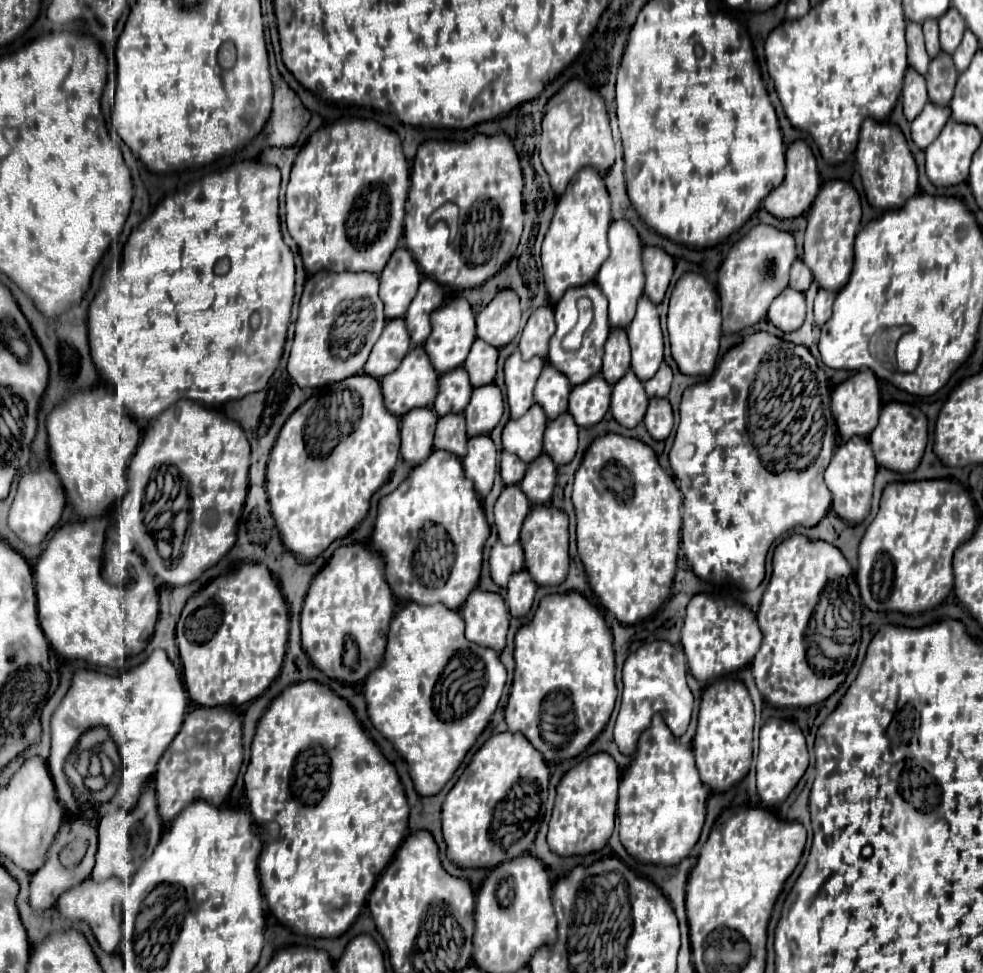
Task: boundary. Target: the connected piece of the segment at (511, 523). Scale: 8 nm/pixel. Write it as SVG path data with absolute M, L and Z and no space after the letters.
M519 484L505 486L495 502L495 524L499 540L503 544L513 544L519 540L519 530L529 514L529 500L525 498Z

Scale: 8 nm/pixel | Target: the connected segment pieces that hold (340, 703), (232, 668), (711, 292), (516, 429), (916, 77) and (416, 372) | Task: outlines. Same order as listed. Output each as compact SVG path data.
M297 682L297 686L289 686L289 690L283 690L265 710L261 716L261 722L257 722L257 730L251 742L251 762L245 772L245 794L249 800L249 810L259 826L259 834L265 842L265 848L259 858L259 876L261 876L261 892L271 908L271 912L287 924L293 932L297 934L307 934L307 936L317 936L317 938L337 938L341 936L359 916L359 912L365 906L365 900L369 892L373 890L377 878L381 876L383 868L391 862L395 850L401 846L405 832L407 832L407 816L409 816L409 806L407 798L403 792L403 784L397 776L395 766L383 756L379 746L367 736L363 726L359 724L351 704L337 696L329 686L319 684L319 682Z
M245 562L235 572L217 576L183 606L177 622L177 646L183 660L183 680L191 700L199 706L229 706L245 704L261 696L277 678L289 636L289 610L273 574L257 562Z
M685 272L675 284L669 300L667 330L671 354L683 374L689 376L709 376L715 370L719 356L719 338L721 338L721 312L717 302L715 286L697 272Z
M533 404L521 418L517 420L509 420L503 428L503 448L507 452L513 452L517 454L523 462L531 462L535 460L541 452L543 452L543 430L545 430L545 424L547 424L547 418L545 418L545 412L541 410L541 406Z
M909 66L905 74L905 86L903 86L903 112L909 122L923 110L927 100L929 96L925 90L925 76L917 74L917 70Z
M423 346L411 348L409 354L401 360L399 368L379 380L381 390L383 390L383 398L385 398L385 408L395 416L403 416L411 408L433 406L433 400L435 400L435 394L437 394L437 380L439 380L439 374L433 370L429 356L425 354Z

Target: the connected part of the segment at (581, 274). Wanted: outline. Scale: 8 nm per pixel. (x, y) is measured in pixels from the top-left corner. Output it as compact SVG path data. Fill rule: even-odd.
M585 166L585 170L579 170L577 178L573 178L569 190L561 194L541 248L543 280L551 304L555 304L565 294L567 288L583 286L595 280L601 264L609 256L607 246L609 224L611 224L609 192L605 188L603 176L597 174L597 170L593 170L591 166Z

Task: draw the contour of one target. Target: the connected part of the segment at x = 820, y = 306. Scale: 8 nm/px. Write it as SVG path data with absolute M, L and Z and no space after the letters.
M819 288L817 298L815 298L815 324L823 326L831 318L831 308L833 308L835 296L837 296L837 292Z

